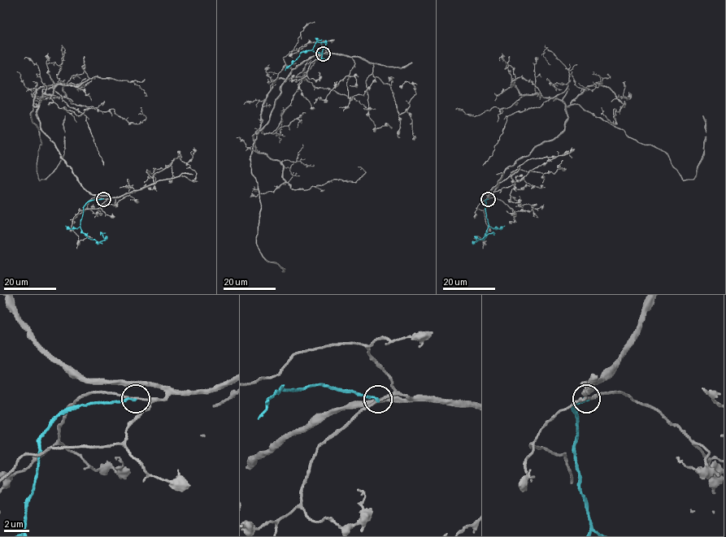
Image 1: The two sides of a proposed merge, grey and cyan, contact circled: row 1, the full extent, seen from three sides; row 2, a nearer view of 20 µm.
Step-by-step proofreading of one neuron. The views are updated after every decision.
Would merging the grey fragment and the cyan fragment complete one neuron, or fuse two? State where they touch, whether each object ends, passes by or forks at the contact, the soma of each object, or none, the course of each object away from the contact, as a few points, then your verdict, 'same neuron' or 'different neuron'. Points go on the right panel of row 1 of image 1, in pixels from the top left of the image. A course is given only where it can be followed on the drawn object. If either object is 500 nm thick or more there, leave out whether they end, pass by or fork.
(488, 199) | grey passes by | cyan ends | grey none | cyan none | grey via (488, 198), (509, 166), (564, 128), (571, 104), (662, 150), (684, 180), (694, 178), (703, 158), (702, 115) | cyan via (488, 198), (484, 201), (489, 227), (486, 237), (476, 241), (492, 233), (494, 235) | different neuron

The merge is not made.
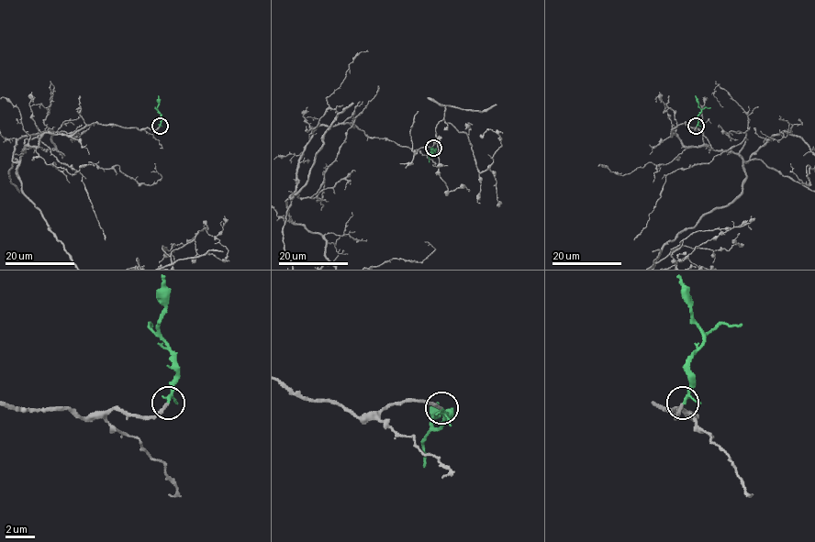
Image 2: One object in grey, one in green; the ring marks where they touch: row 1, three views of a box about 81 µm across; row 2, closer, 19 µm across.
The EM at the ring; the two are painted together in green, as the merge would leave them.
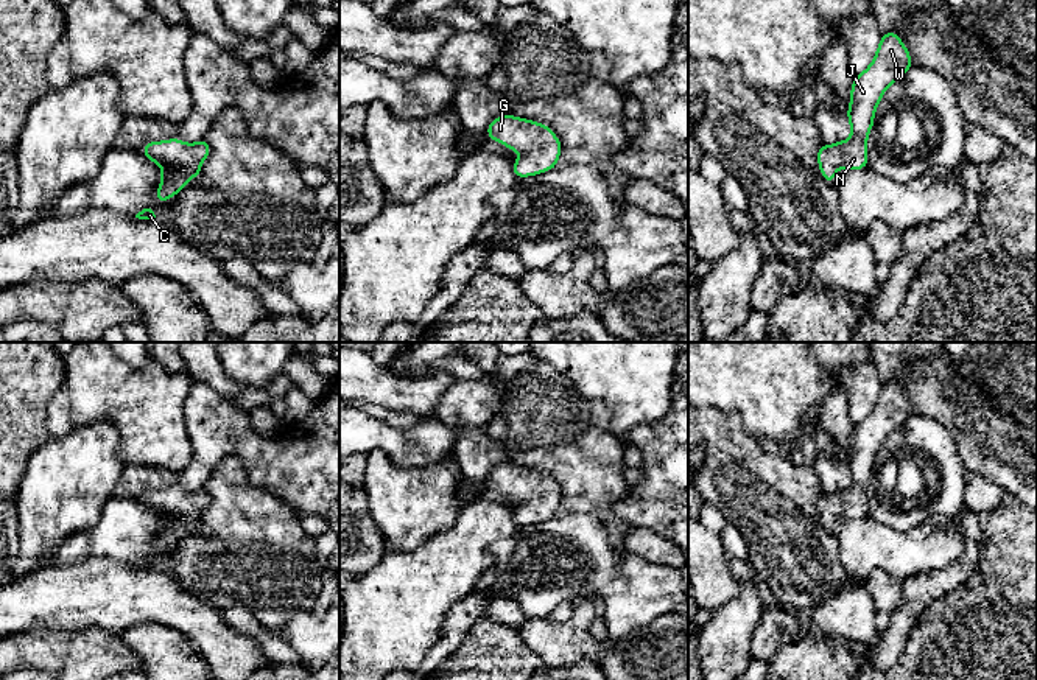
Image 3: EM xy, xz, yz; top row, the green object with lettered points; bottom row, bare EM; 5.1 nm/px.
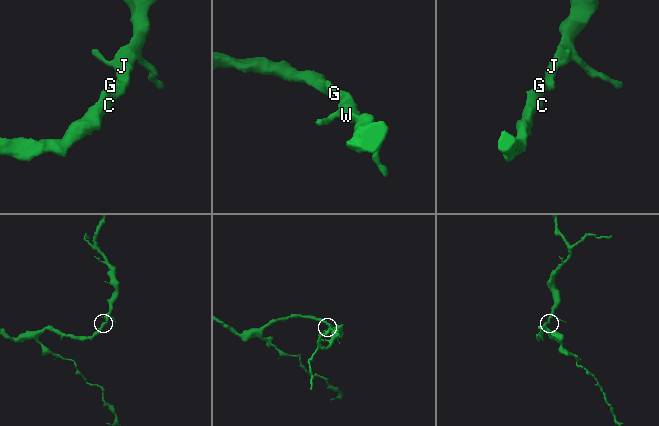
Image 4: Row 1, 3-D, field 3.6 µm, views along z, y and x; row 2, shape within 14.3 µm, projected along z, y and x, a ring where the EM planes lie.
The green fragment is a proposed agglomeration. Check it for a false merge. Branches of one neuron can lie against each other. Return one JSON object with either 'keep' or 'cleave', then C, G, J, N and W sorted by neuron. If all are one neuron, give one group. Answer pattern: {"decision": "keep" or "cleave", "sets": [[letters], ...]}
{"decision": "keep", "sets": [["C", "G", "J", "N", "W"]]}

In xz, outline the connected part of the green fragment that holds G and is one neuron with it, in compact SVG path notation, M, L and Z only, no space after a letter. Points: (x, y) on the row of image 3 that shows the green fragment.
M514 115L490 121L487 137L522 152L512 165L517 179L554 170L562 151L559 138L547 124Z

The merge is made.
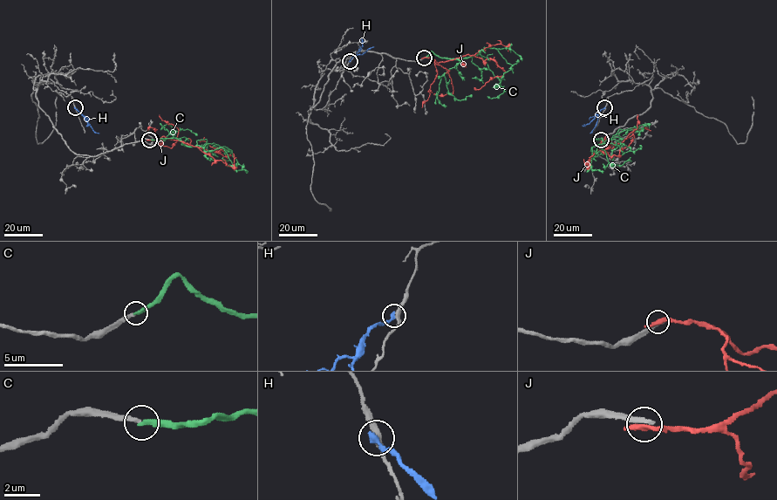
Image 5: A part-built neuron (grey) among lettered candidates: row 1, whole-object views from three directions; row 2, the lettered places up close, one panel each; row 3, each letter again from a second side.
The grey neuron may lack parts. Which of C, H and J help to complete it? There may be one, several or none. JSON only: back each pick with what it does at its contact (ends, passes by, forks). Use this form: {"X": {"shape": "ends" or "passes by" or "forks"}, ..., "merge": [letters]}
{"C": {"shape": "ends"}, "merge": ["C"]}

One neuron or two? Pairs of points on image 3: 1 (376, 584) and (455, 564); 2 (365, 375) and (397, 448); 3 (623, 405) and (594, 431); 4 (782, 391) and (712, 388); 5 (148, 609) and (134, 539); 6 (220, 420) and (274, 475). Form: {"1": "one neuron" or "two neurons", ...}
{"1": "one neuron", "2": "two neurons", "3": "two neurons", "4": "one neuron", "5": "two neurons", "6": "one neuron"}

